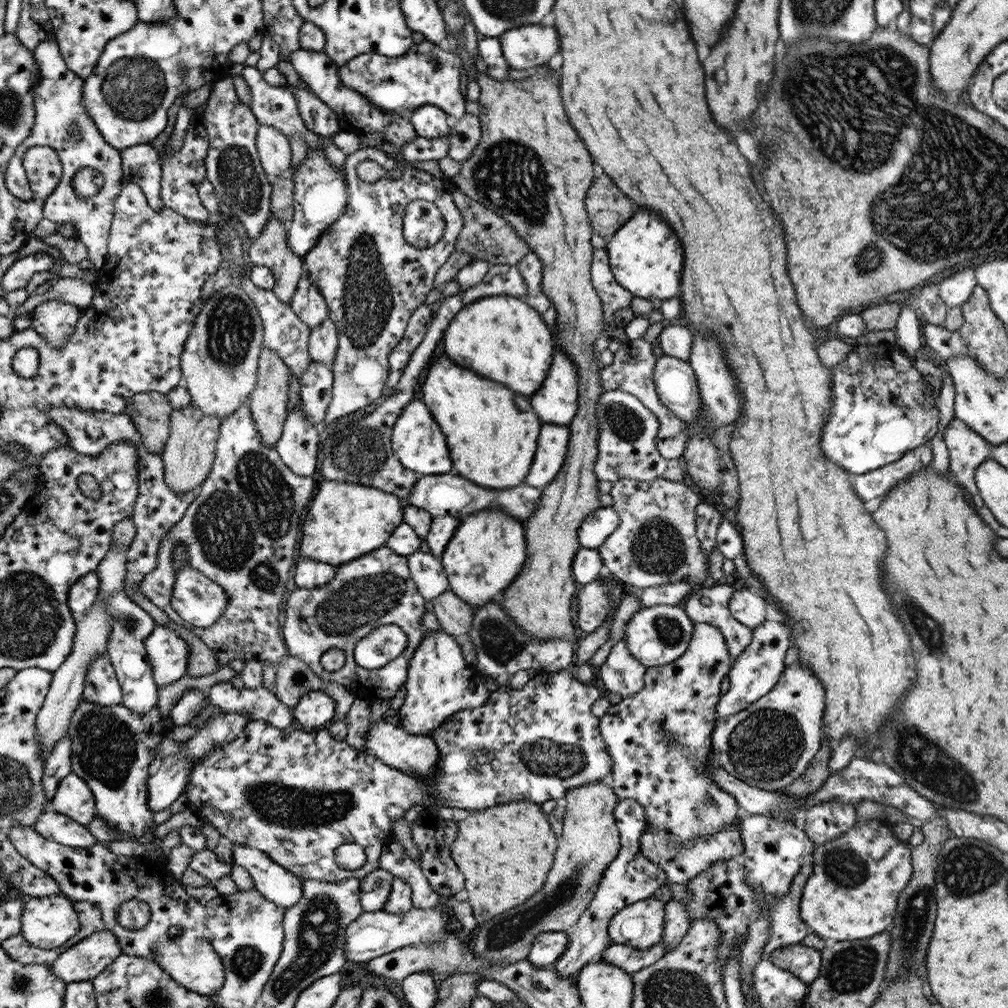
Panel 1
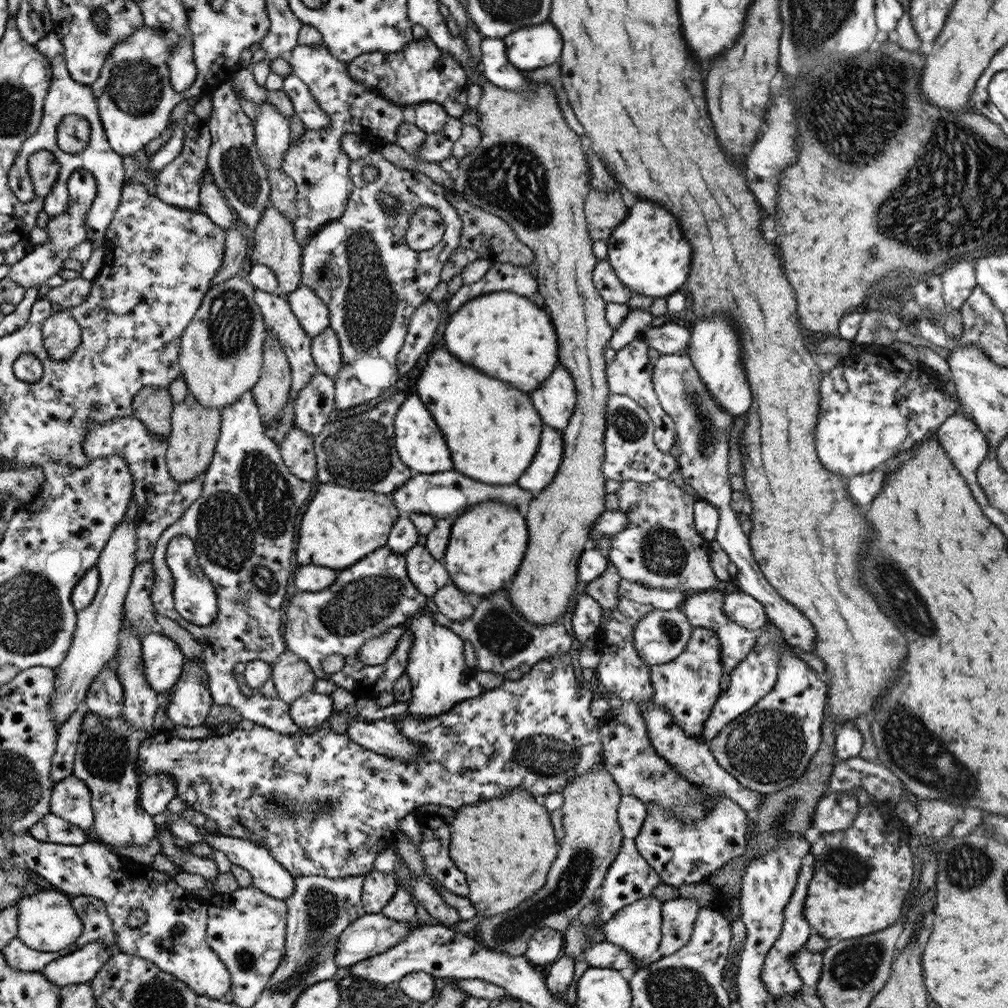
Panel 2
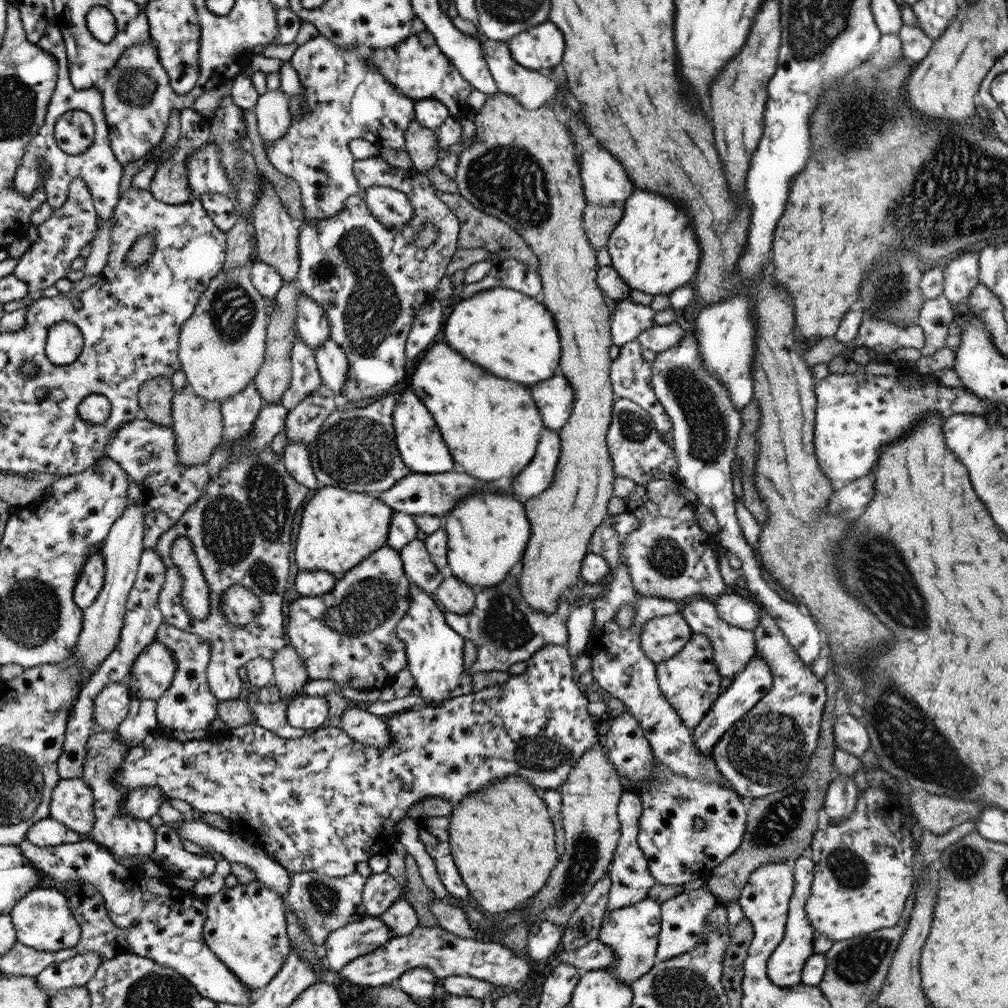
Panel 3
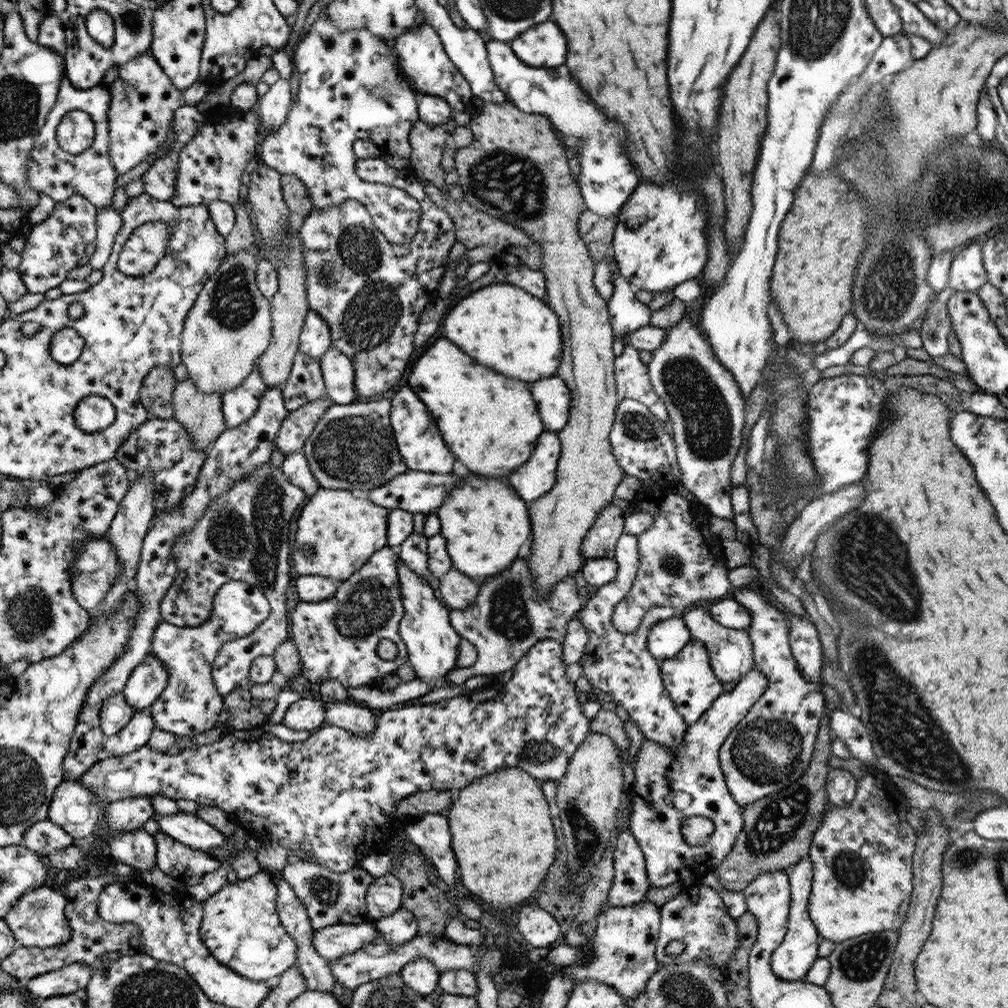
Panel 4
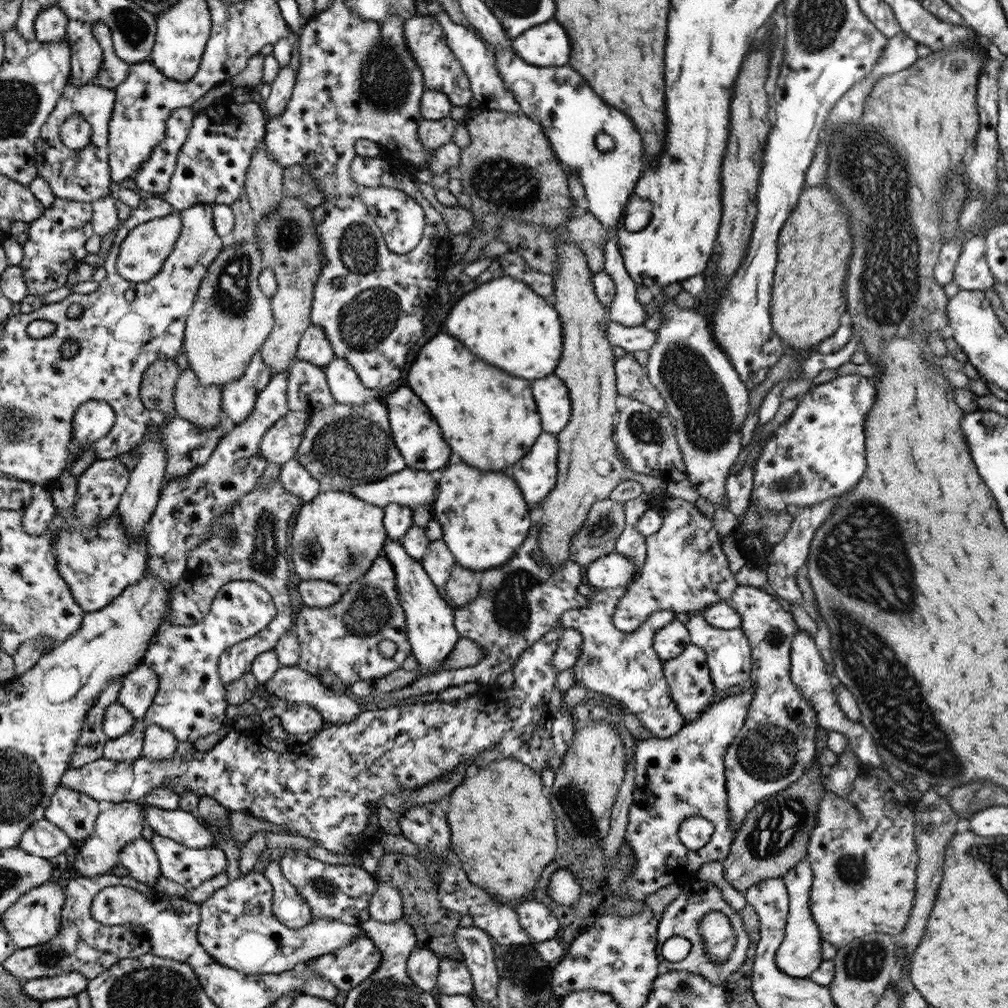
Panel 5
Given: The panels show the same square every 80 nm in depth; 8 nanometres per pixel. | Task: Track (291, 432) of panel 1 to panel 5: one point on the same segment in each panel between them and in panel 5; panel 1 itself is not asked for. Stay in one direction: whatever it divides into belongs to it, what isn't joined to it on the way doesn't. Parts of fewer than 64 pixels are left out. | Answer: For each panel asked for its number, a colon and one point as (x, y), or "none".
2: (298, 449)
3: (297, 456)
4: (296, 468)
5: (294, 476)

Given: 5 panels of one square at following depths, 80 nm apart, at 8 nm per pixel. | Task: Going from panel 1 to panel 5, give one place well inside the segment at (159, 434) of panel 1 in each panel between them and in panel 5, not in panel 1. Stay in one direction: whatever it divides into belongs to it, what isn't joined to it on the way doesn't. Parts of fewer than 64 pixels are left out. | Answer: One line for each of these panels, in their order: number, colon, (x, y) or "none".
2: (153, 406)
3: (155, 398)
4: (156, 395)
5: (158, 386)

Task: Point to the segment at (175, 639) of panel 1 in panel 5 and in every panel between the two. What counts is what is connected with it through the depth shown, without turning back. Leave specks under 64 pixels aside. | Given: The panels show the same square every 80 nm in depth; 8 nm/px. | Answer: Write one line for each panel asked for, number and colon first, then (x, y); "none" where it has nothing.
2: (164, 661)
3: (153, 673)
4: (147, 682)
5: (140, 687)

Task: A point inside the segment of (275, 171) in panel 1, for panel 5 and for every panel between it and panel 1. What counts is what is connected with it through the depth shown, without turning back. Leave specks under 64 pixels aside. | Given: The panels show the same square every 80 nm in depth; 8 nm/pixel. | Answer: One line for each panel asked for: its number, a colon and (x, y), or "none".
2: (272, 133)
3: (274, 119)
4: (272, 108)
5: (282, 86)

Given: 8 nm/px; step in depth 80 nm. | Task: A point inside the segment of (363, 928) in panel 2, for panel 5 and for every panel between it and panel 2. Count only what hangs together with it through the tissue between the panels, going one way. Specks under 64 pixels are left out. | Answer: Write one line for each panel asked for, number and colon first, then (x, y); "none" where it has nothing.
3: (347, 943)
4: (331, 942)
5: (238, 928)

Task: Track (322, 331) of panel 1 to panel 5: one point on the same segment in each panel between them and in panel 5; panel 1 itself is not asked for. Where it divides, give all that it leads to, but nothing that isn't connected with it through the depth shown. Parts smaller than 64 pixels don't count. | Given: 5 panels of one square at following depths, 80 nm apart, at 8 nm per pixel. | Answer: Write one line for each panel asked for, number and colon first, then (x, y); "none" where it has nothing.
2: (325, 349)
3: (331, 360)
4: (338, 372)
5: (344, 384)

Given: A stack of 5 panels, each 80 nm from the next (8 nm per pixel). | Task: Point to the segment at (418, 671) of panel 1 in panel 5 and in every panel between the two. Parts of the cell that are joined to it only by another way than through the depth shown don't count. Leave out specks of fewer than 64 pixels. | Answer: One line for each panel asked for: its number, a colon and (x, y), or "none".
2: (436, 666)
3: (435, 658)
4: (432, 644)
5: (430, 630)

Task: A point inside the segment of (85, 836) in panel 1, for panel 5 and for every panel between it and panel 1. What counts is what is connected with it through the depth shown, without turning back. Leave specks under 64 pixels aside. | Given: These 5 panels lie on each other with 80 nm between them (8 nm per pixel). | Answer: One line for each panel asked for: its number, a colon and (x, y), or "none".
2: (52, 828)
3: (48, 832)
4: (45, 837)
5: (43, 838)

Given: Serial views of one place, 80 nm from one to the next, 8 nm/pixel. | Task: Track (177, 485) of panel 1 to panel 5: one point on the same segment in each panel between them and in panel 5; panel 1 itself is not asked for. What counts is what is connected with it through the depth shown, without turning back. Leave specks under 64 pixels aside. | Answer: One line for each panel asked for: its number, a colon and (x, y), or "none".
2: (195, 429)
3: (198, 423)
4: (201, 414)
5: (193, 401)

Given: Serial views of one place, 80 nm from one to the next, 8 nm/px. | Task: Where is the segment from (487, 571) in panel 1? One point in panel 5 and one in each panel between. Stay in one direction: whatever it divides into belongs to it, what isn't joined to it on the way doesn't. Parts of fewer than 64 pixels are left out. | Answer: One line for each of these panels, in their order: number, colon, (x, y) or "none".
2: (487, 544)
3: (487, 532)
4: (486, 524)
5: (483, 515)

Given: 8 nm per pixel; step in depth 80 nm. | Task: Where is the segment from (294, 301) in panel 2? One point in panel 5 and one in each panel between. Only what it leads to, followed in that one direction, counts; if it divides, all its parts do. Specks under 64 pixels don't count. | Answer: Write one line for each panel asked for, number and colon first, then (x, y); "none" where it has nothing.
3: (313, 327)
4: (316, 337)
5: (315, 347)

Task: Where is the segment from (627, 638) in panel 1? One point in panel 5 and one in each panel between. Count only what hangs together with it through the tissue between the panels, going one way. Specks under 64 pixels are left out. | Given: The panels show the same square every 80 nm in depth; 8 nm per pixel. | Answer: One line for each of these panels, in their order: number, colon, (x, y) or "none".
2: (661, 636)
3: (662, 637)
4: (665, 640)
5: (669, 642)

